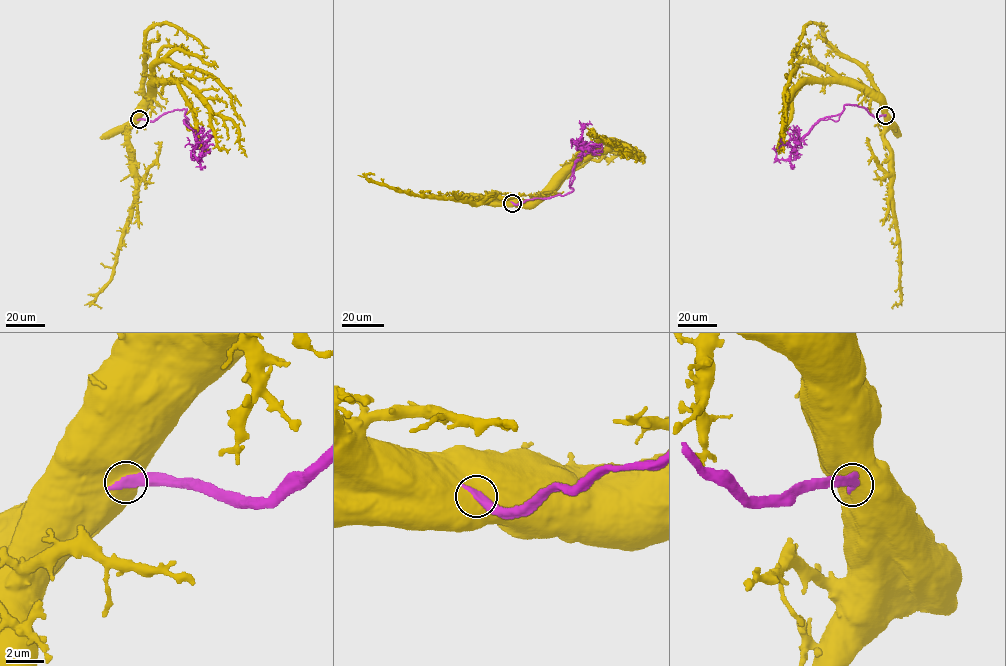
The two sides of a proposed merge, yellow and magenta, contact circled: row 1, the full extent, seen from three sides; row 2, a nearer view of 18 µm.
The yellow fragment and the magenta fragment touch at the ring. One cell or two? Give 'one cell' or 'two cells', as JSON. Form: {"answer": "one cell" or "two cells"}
{"answer": "two cells"}

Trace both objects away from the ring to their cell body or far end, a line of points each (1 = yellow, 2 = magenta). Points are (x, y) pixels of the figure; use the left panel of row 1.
1: (139, 119), (147, 102), (150, 80)
2: (139, 119), (156, 120), (167, 112), (185, 109), (185, 123), (202, 144), (200, 159), (193, 150), (197, 144)

